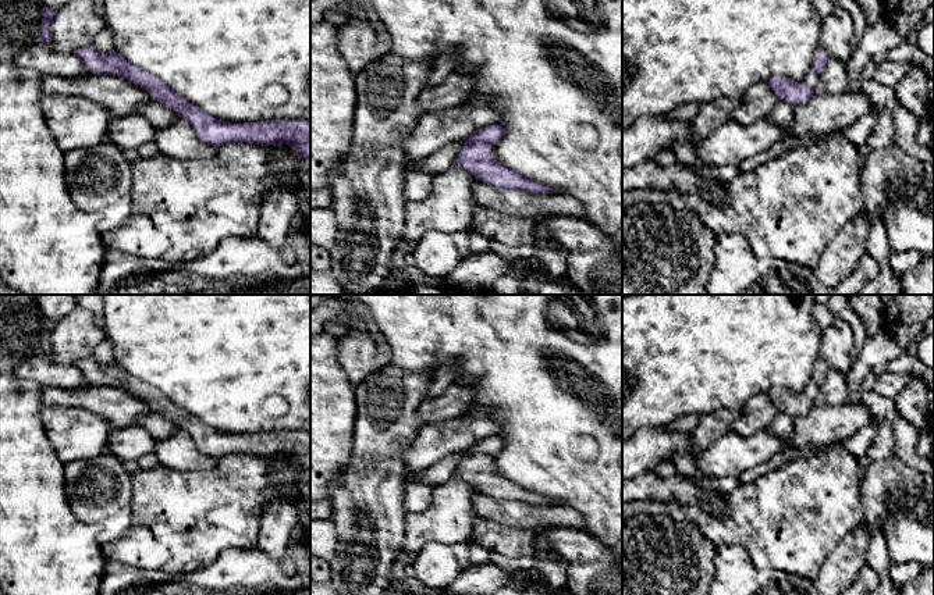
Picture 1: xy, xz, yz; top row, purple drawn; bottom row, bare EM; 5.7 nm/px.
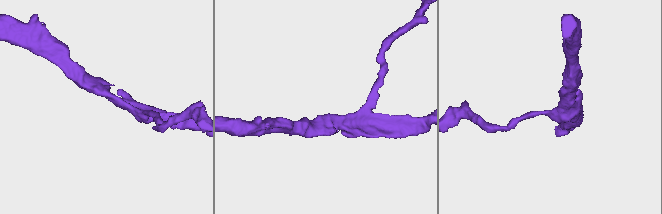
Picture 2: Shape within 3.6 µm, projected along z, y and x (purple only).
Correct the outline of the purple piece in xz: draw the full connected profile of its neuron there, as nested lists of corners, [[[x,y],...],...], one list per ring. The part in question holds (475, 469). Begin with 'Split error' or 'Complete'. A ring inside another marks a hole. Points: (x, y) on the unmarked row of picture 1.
Complete. [[[498,435],[477,441],[465,450],[464,460],[452,475],[459,475],[479,492],[496,500],[525,502],[543,506],[554,505],[548,499],[523,489],[490,467],[491,460],[502,445],[504,441]]]

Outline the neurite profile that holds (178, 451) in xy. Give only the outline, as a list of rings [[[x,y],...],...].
[[[180,428],[168,438],[156,441],[155,455],[160,464],[180,471],[203,474],[217,466],[217,459],[200,452],[192,437]]]

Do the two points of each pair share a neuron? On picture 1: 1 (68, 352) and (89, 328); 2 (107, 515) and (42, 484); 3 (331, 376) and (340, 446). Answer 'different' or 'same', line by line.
1: same
2: different
3: same

